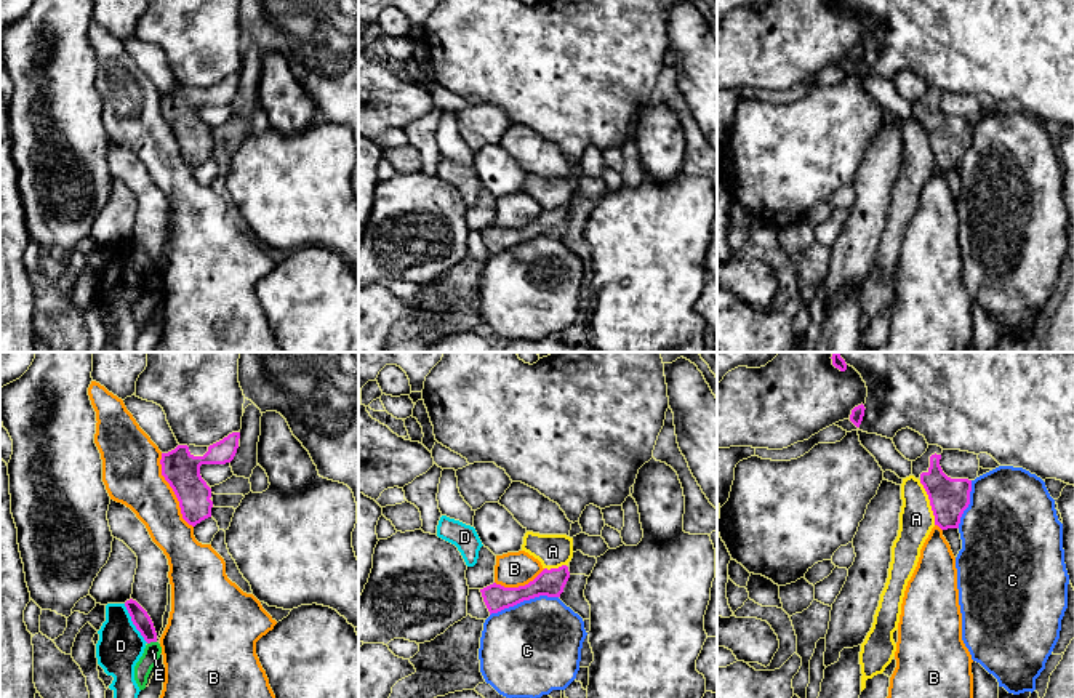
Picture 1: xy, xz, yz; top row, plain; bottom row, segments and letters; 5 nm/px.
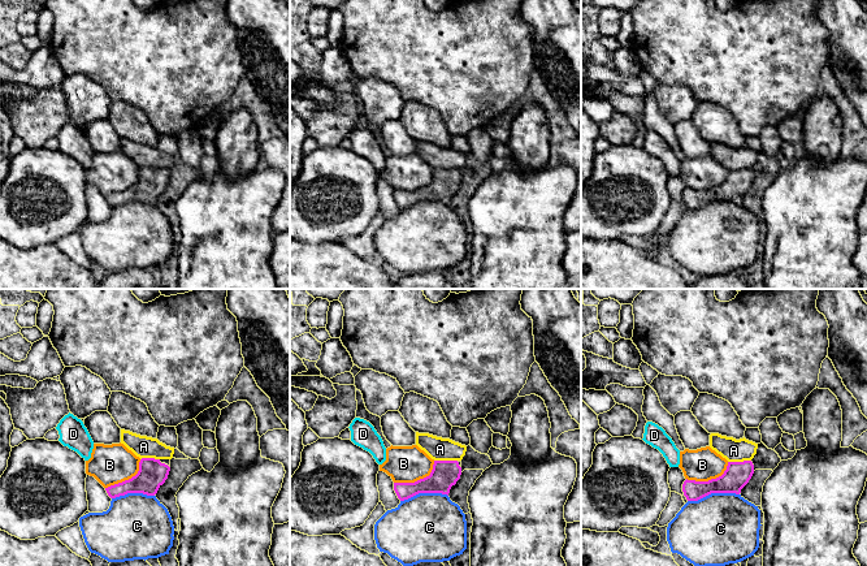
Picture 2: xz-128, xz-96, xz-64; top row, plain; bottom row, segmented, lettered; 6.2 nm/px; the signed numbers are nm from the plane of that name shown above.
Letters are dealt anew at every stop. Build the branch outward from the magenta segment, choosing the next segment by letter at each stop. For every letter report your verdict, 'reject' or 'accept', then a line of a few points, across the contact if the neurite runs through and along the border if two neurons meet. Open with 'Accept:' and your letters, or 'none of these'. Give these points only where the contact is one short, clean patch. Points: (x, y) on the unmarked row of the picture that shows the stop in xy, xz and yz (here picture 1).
Accept: none of these
A: reject | yz (919, 122), (927, 136), (935, 165)
B: reject
C: reject
D: reject | xy (124, 245), (132, 264), (148, 284)
E: reject

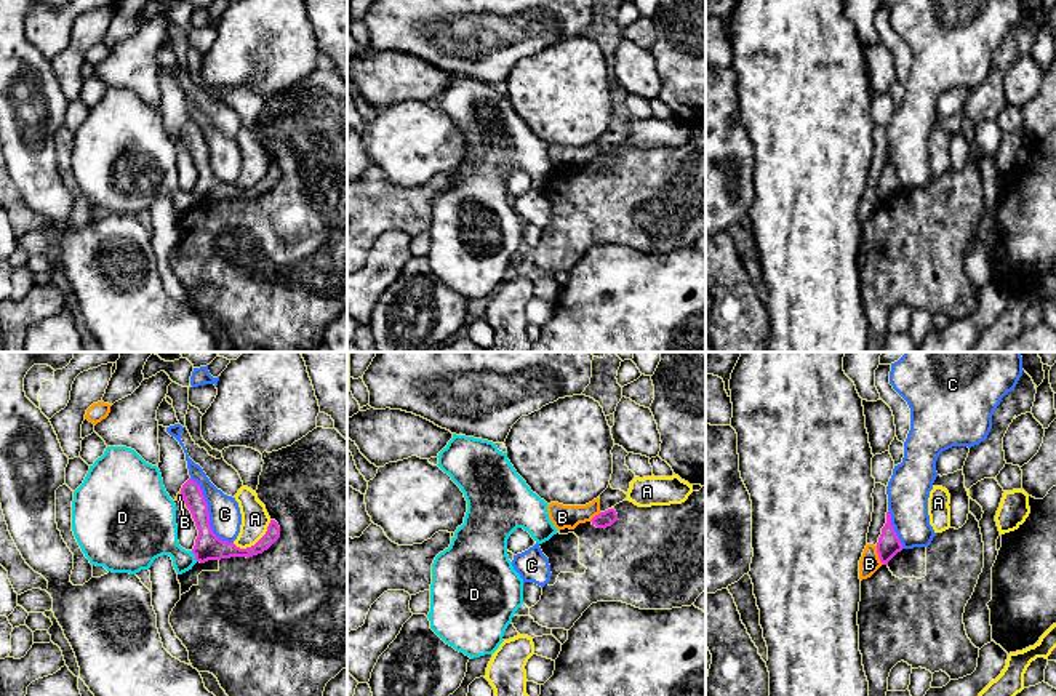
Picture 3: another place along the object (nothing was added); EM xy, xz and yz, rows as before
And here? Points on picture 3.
Accept: none of these
A: reject | xy (271, 162), (266, 173), (253, 186), (237, 189), (232, 184)
B: reject | yz (876, 188), (877, 199), (884, 205)
C: reject | xy (191, 119), (202, 133), (210, 170), (220, 180), (232, 184)
D: reject | xy (191, 192), (197, 202)

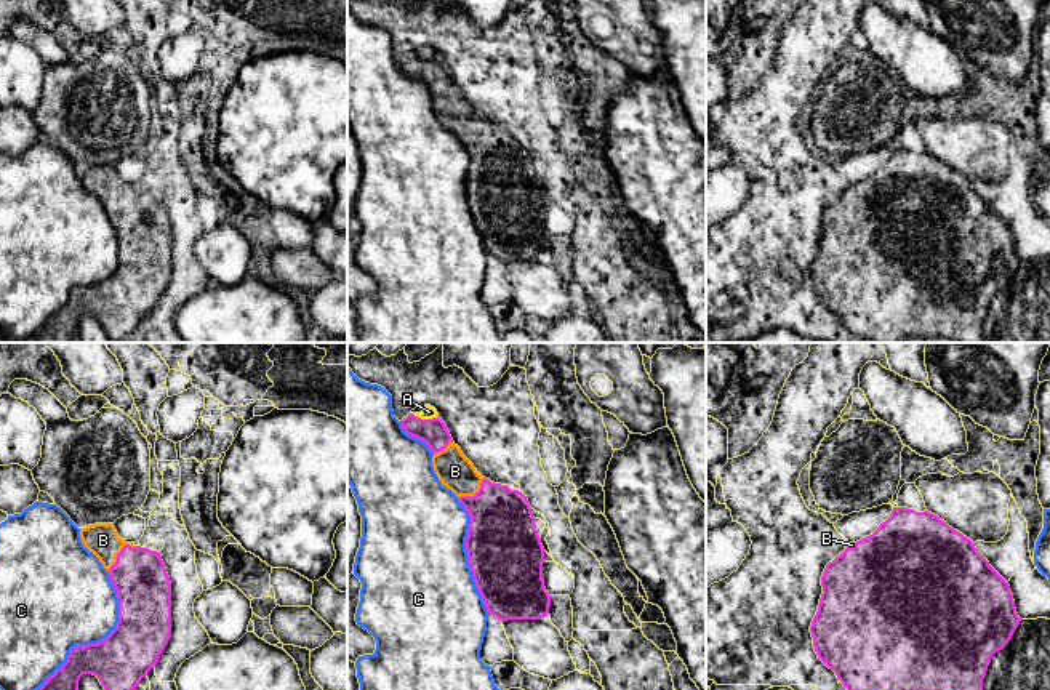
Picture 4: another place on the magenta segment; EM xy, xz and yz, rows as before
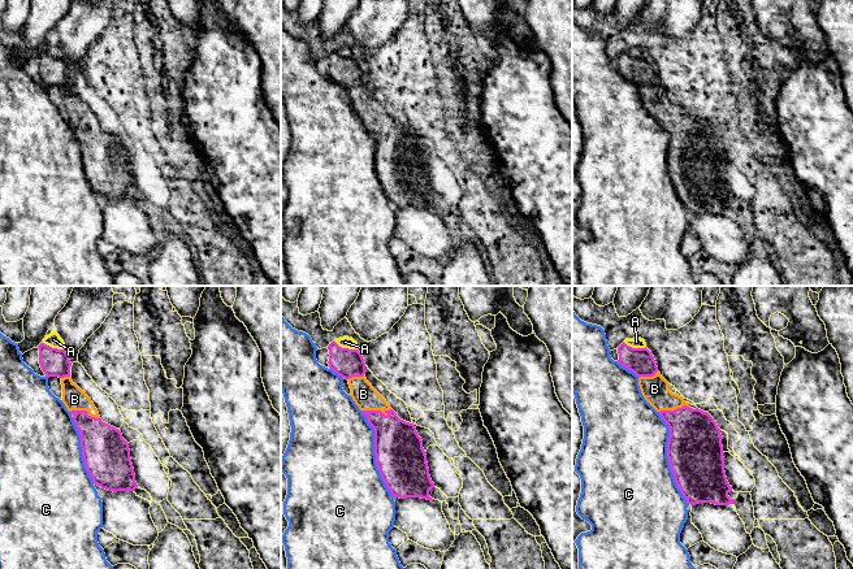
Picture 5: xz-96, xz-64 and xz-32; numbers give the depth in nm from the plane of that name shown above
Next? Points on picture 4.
Accept: B
A: reject
B: accept
C: reject

